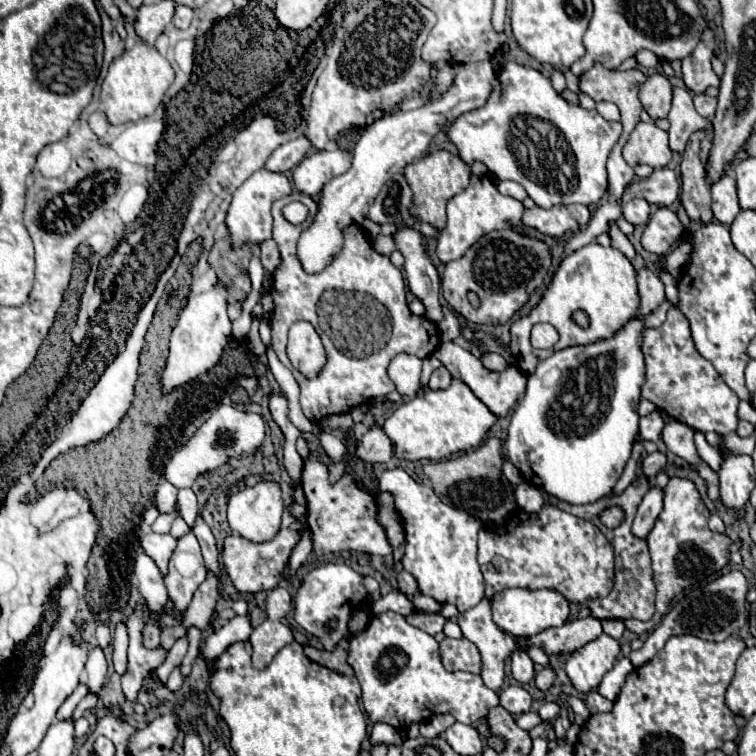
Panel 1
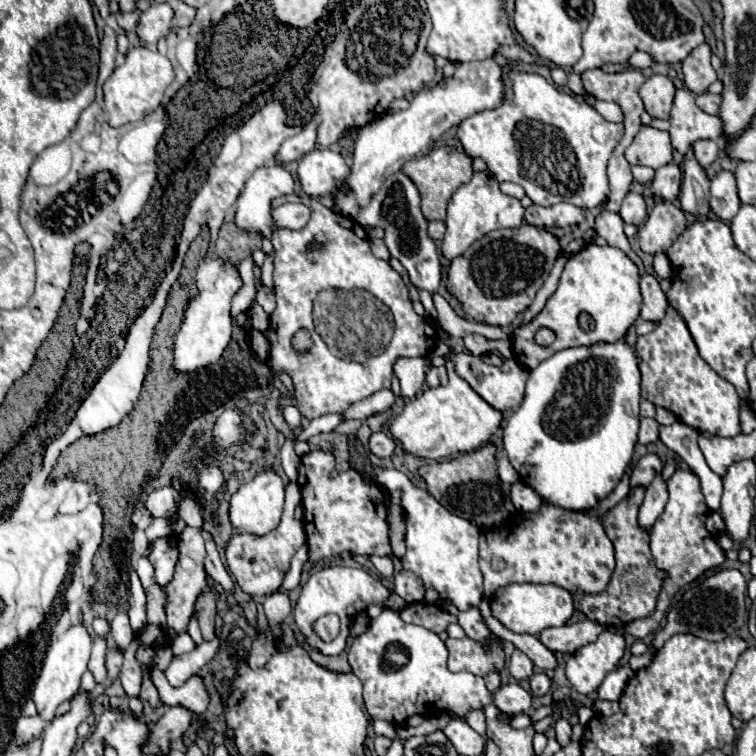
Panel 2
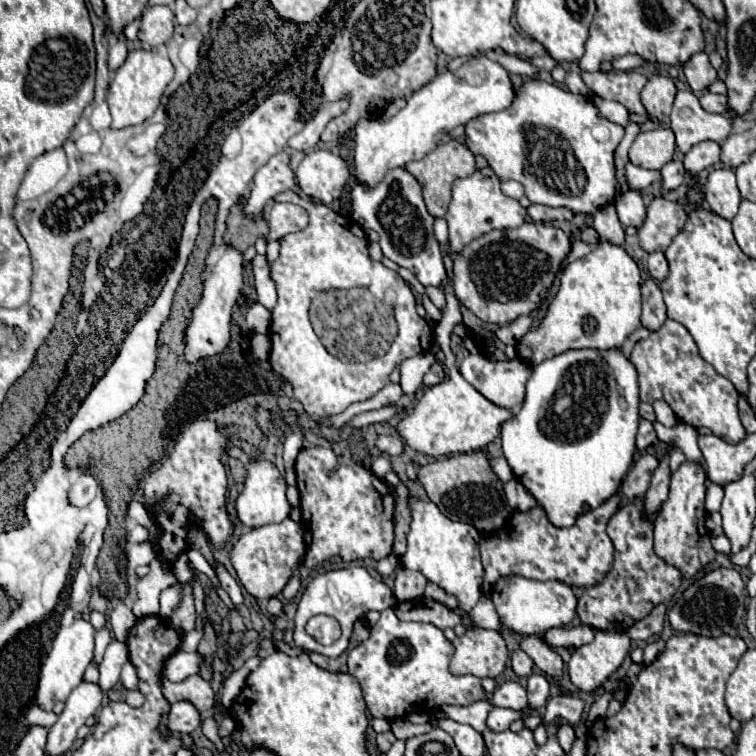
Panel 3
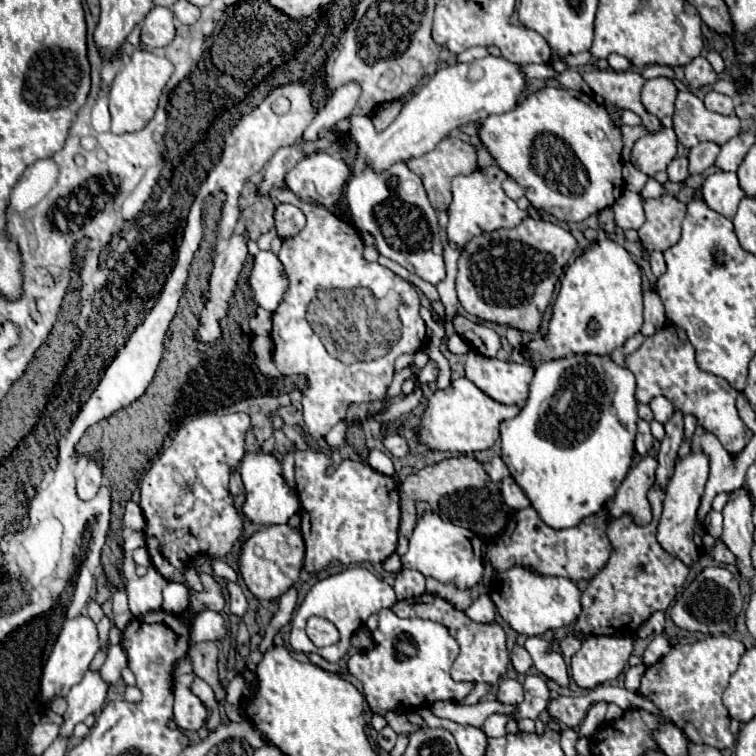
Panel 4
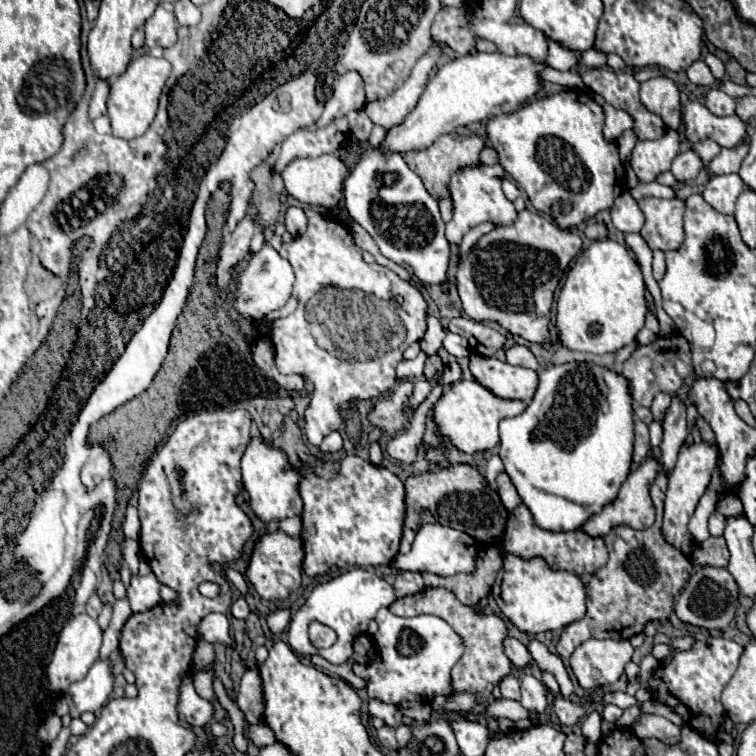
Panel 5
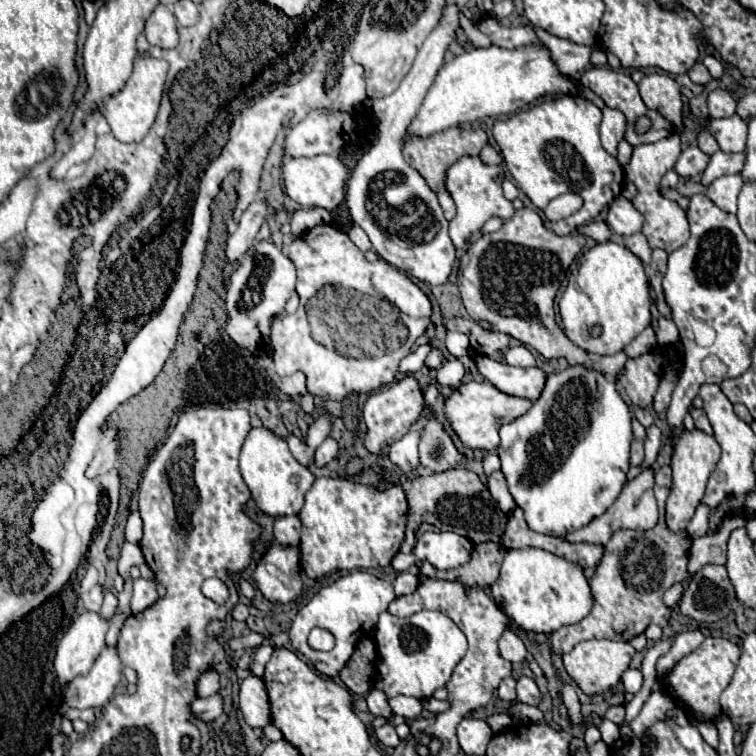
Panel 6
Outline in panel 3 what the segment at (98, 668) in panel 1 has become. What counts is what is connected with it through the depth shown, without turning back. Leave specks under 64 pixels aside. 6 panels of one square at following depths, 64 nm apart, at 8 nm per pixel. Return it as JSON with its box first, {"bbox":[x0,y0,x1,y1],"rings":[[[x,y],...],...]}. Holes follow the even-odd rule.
{"bbox":[92,628,110,666],"rings":[[[102,628],[102,630],[98,630],[96,632],[96,636],[94,636],[94,642],[96,642],[96,648],[94,648],[94,660],[92,660],[92,664],[94,666],[100,666],[100,662],[102,662],[102,656],[104,656],[104,650],[106,650],[106,646],[110,644],[110,632],[108,632],[108,628]]]}

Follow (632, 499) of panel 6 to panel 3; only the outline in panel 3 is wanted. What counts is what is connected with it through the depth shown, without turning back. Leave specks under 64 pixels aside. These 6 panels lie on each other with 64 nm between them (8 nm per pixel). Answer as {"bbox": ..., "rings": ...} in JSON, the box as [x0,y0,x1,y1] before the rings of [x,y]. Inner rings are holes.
{"bbox":[622,454,658,500],"rings":[[[644,454],[640,456],[640,460],[628,470],[622,488],[624,488],[624,500],[628,500],[628,496],[644,496],[644,492],[648,490],[652,472],[658,468],[658,458],[652,454]]]}

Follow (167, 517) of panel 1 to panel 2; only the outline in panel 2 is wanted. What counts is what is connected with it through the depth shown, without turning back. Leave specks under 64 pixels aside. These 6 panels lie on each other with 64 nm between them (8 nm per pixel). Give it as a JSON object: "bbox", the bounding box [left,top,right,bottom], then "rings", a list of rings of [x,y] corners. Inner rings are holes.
{"bbox":[146,518,172,542],"rings":[[[155,518],[146,530],[148,540],[153,542],[156,538],[171,535],[171,525],[172,522],[170,518]]]}

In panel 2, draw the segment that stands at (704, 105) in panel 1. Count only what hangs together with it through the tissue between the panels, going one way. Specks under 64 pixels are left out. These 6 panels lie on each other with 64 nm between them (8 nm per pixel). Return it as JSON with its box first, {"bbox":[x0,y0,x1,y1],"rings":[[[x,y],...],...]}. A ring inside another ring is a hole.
{"bbox":[696,92,720,114],"rings":[[[704,92],[700,96],[696,96],[696,104],[702,112],[706,114],[718,114],[718,108],[720,108],[720,96],[718,94],[710,94],[710,92]]]}

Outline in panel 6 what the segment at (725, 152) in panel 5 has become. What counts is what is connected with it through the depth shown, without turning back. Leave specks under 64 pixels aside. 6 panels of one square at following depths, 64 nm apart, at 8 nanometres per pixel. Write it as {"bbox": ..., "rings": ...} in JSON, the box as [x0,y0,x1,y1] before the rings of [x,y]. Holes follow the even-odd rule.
{"bbox":[702,150,746,186],"rings":[[[722,150],[716,152],[710,158],[708,168],[702,174],[702,184],[708,186],[712,180],[716,180],[724,174],[738,174],[740,168],[744,166],[744,158],[746,158],[744,152],[738,152],[738,154],[728,154],[728,152],[722,152]]]}

